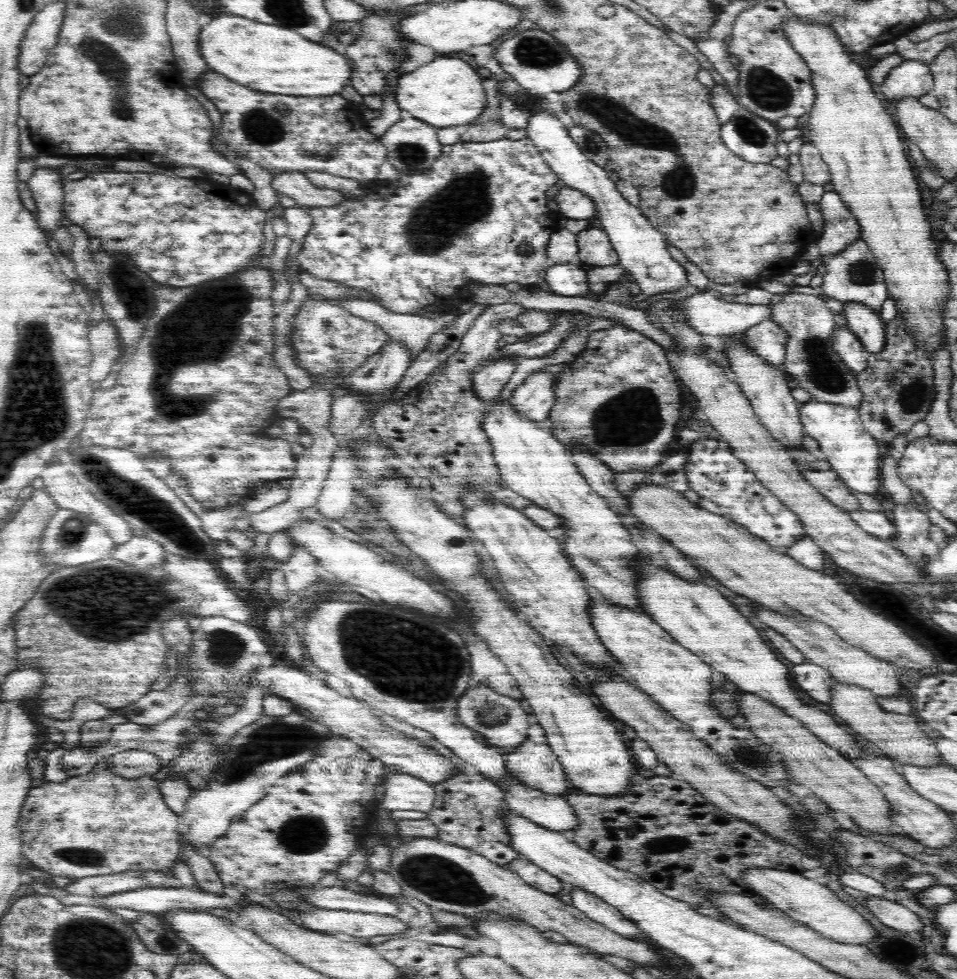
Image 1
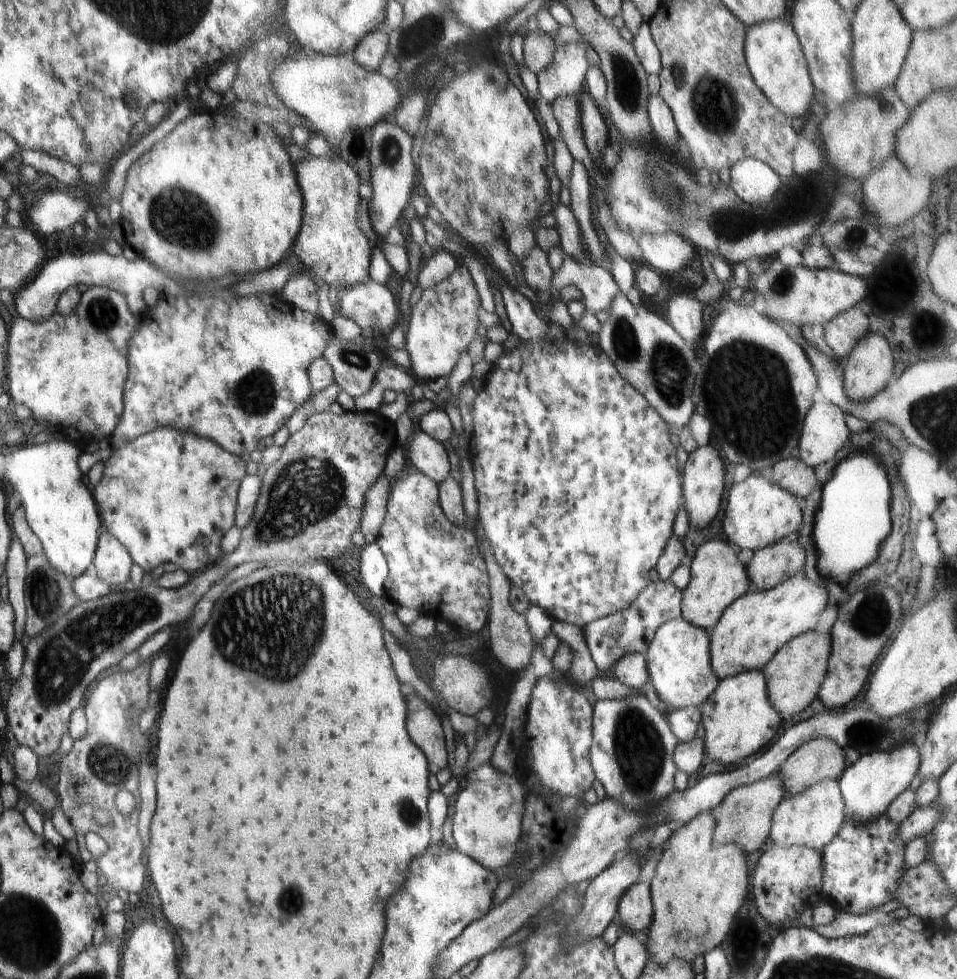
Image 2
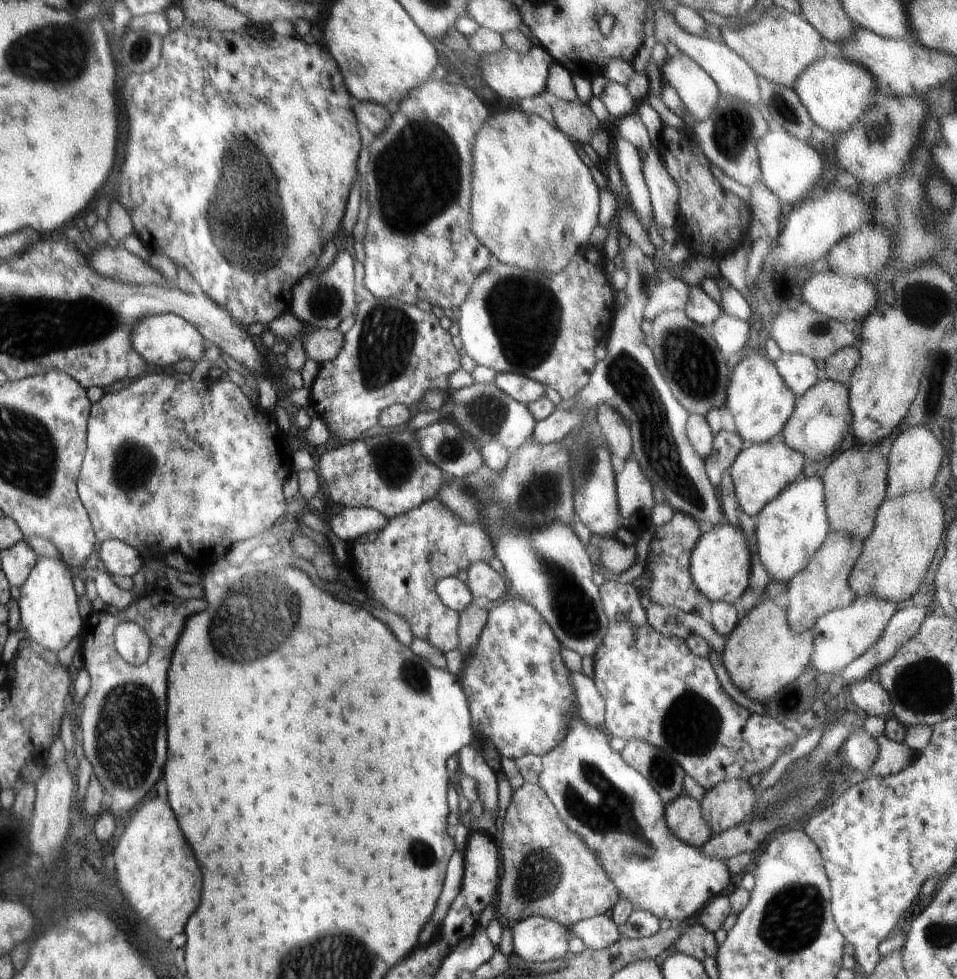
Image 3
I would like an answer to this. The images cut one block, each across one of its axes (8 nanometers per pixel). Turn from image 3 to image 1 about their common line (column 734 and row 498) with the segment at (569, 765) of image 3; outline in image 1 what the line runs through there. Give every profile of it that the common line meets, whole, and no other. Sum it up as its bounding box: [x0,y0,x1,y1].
[799,399,883,499]

